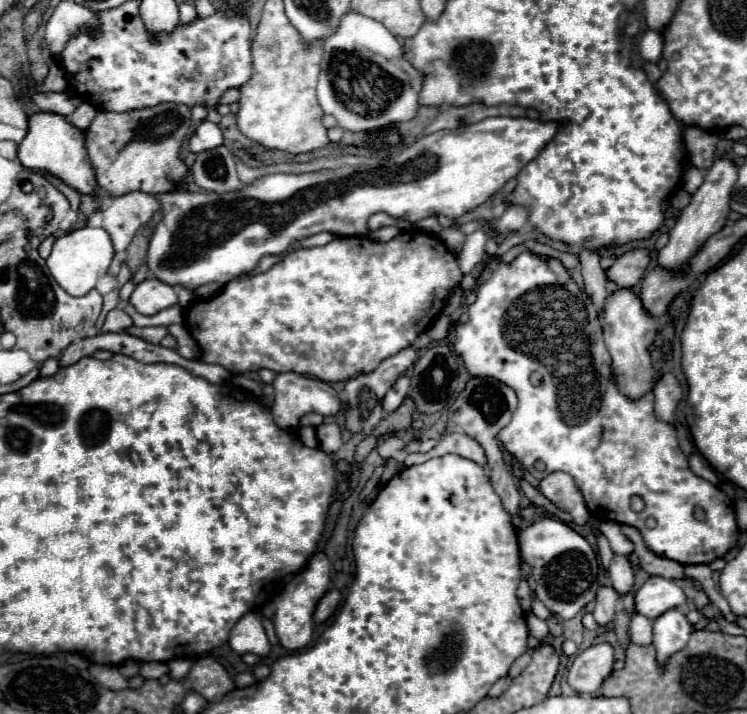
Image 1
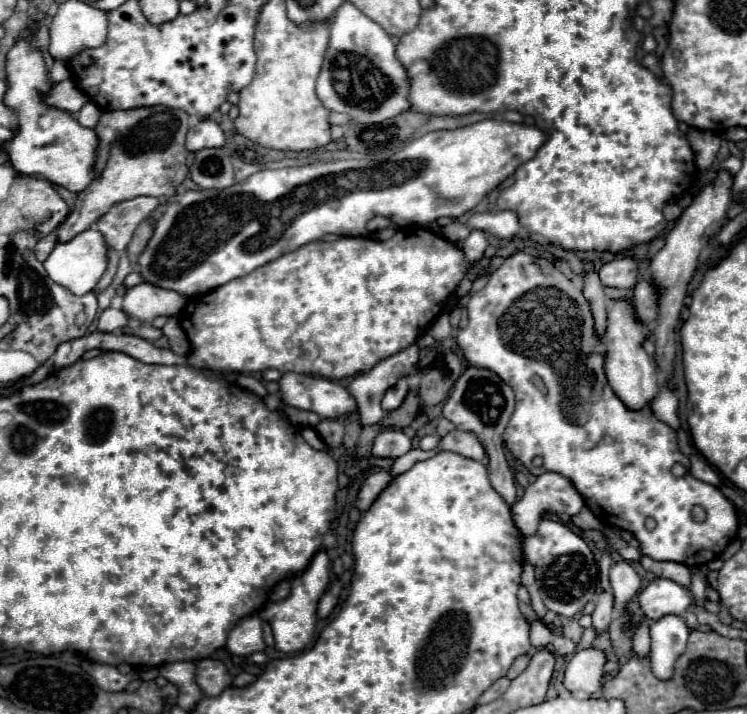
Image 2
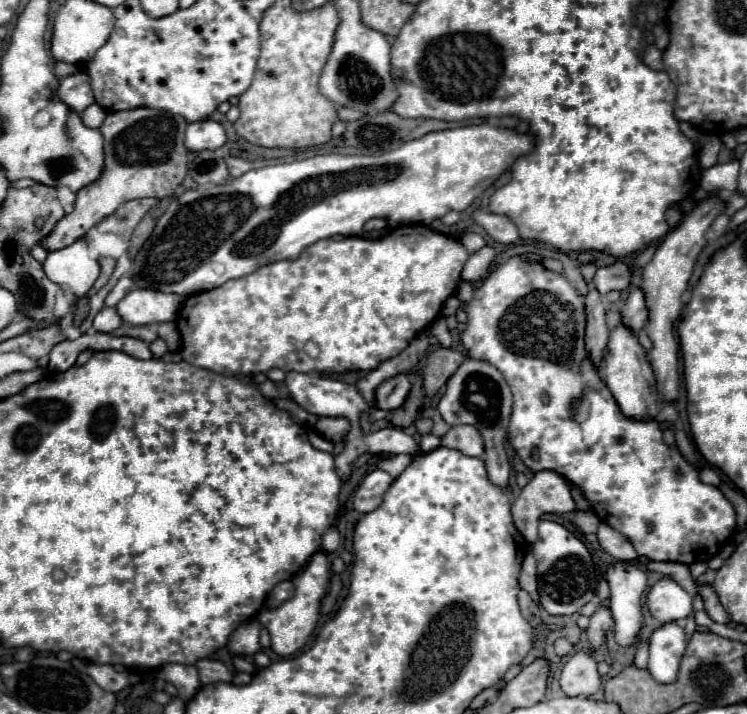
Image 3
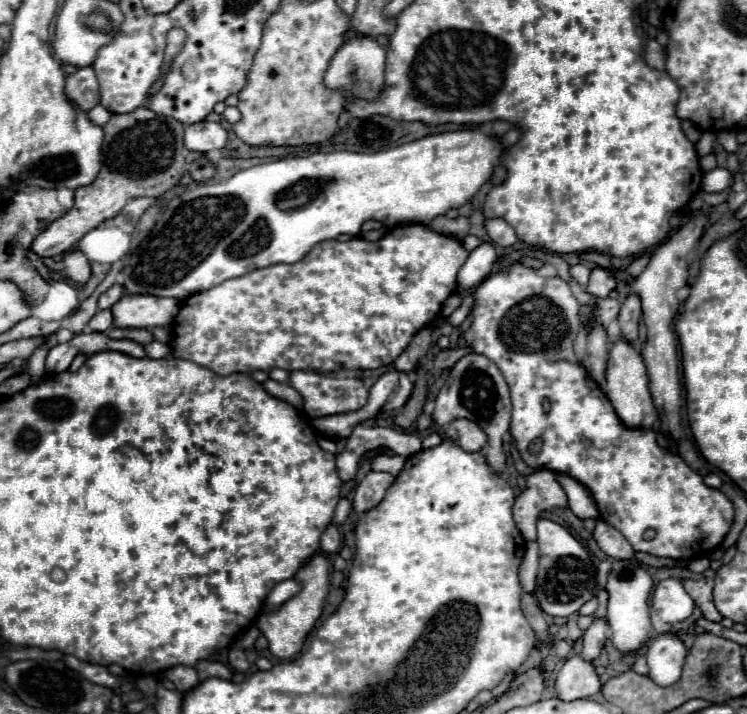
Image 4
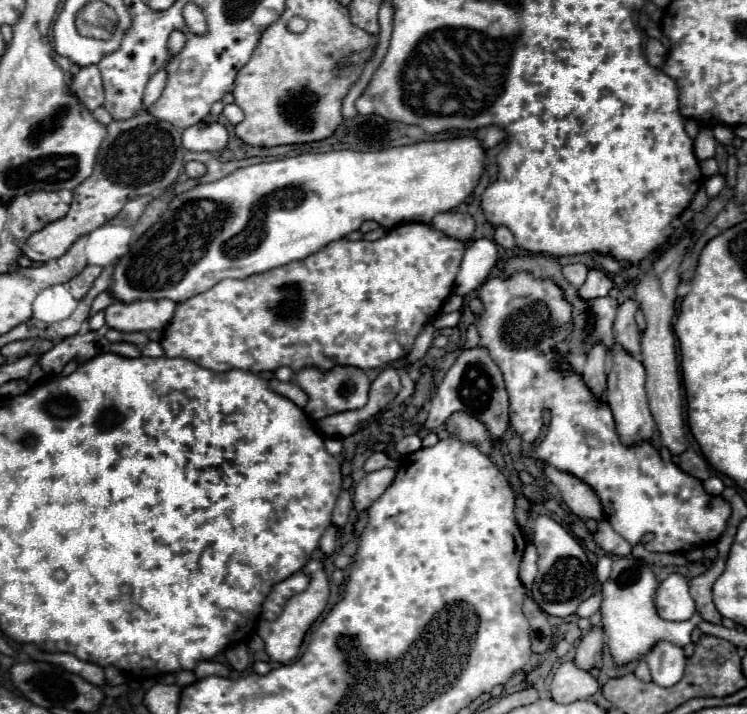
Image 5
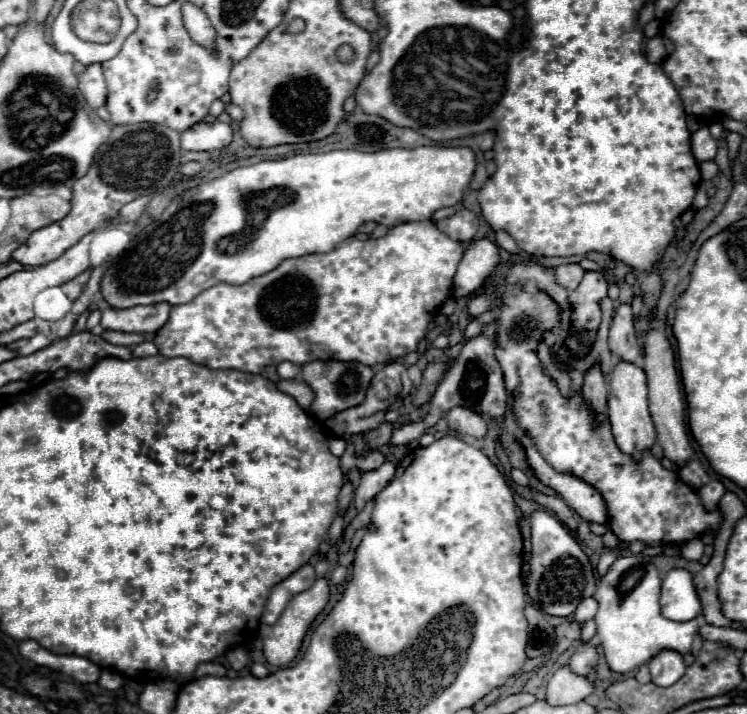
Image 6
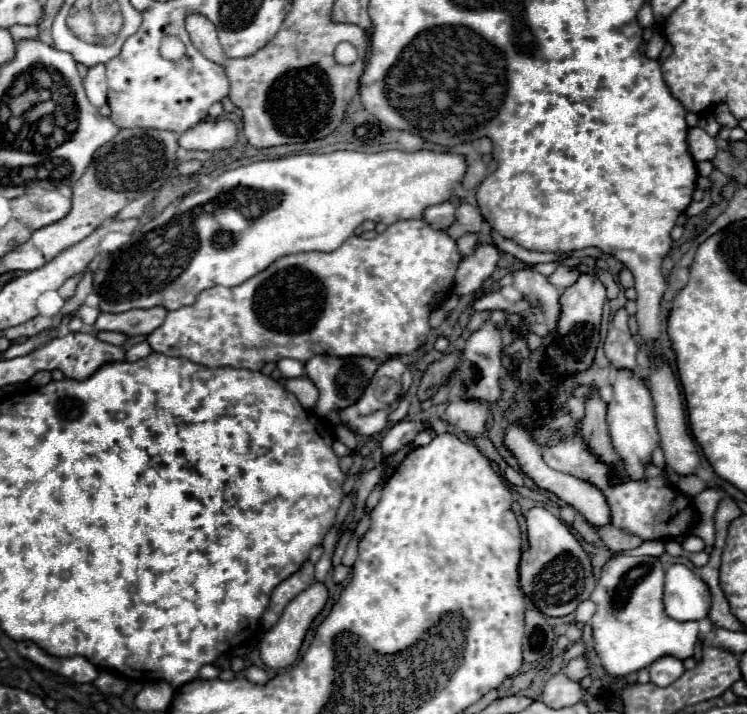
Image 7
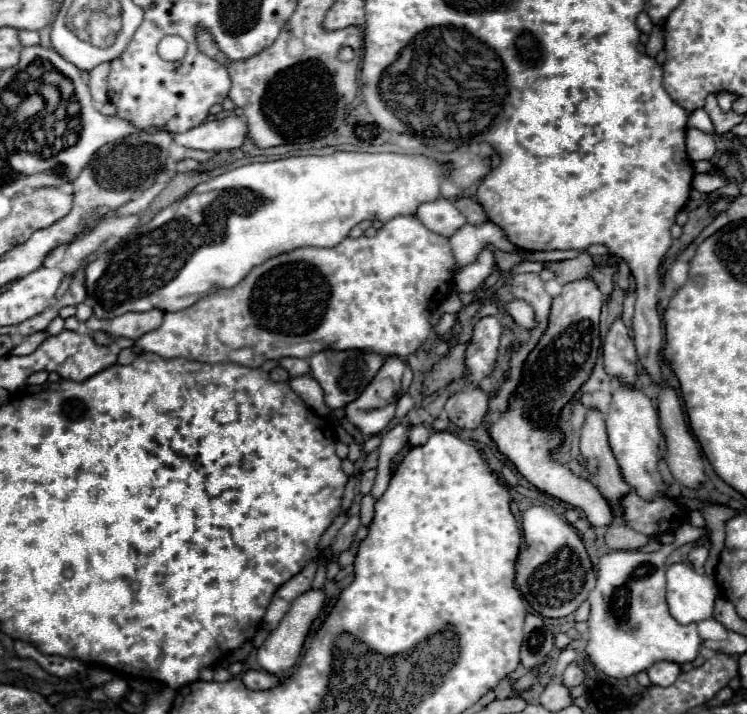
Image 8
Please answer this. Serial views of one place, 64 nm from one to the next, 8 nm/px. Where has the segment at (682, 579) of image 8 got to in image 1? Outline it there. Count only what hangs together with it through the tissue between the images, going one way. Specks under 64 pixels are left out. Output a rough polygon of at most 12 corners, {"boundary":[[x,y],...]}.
{"boundary":[[652,576],[634,596],[636,612],[658,618],[686,604],[672,580]]}

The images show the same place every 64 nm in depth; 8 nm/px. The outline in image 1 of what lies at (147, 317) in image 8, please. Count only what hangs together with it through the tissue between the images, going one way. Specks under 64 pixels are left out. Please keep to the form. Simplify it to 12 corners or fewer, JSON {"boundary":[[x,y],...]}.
{"boundary":[[156,278],[140,282],[130,304],[156,314],[178,304],[174,286]]}

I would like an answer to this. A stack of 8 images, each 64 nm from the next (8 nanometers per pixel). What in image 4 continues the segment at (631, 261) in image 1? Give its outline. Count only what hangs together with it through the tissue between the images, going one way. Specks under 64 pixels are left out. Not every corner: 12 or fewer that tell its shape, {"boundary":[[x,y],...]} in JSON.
{"boundary":[[594,268],[588,292],[606,298],[618,286],[606,268]]}

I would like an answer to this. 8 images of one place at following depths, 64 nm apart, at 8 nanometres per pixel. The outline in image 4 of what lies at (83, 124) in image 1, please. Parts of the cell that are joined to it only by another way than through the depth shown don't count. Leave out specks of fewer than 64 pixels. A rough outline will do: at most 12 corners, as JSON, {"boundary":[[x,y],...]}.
{"boundary":[[94,106],[88,118],[96,126],[104,126],[110,112],[104,106]]}

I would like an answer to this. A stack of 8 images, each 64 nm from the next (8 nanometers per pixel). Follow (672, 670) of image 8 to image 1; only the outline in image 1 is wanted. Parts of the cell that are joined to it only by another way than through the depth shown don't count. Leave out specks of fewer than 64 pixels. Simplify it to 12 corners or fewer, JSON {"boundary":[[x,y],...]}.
{"boundary":[[682,608],[654,620],[660,664],[688,644],[694,628]]}

